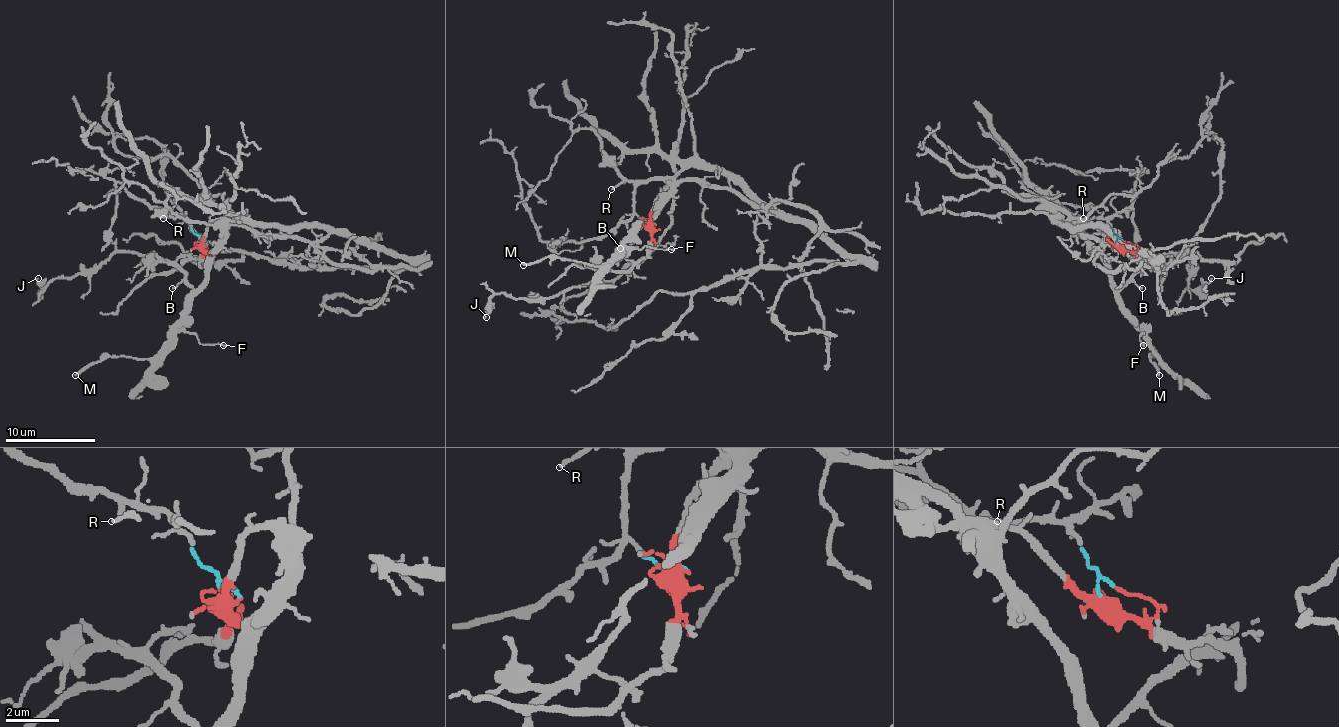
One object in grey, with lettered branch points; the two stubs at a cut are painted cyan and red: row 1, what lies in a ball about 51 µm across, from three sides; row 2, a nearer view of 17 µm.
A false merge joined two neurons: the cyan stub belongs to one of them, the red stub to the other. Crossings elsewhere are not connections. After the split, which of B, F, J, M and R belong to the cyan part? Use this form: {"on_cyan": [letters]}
{"on_cyan": ["B", "F", "J", "M", "R"]}

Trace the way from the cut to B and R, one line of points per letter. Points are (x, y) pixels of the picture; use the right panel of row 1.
B: (1123, 241), (1105, 219), (1084, 219), (1073, 223), (1105, 264), (1114, 287), (1121, 289), (1134, 282), (1141, 289)
R: (1123, 241), (1105, 219), (1082, 219)

